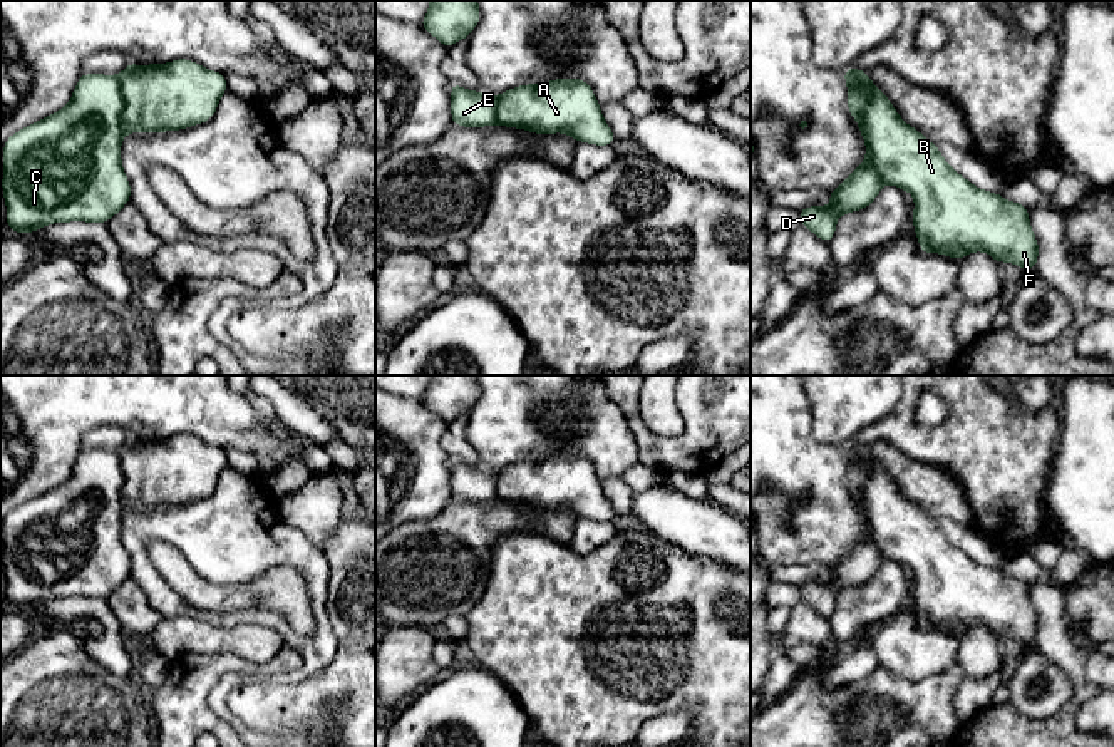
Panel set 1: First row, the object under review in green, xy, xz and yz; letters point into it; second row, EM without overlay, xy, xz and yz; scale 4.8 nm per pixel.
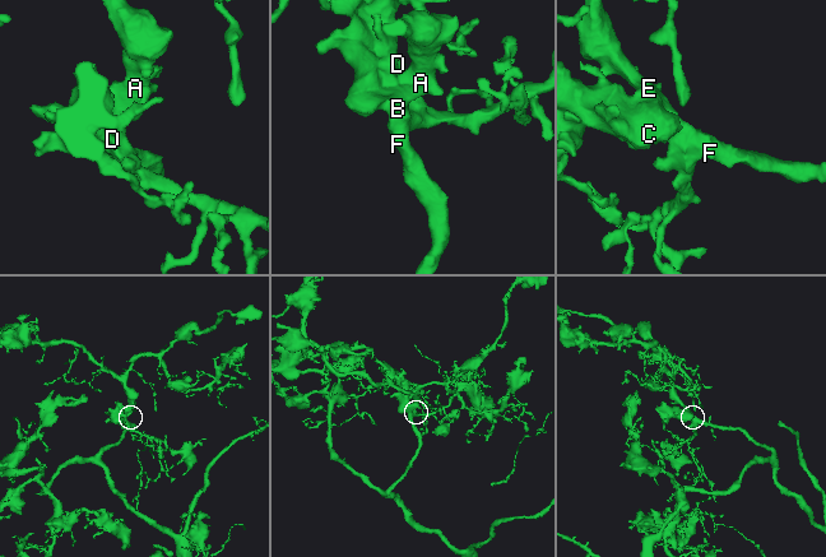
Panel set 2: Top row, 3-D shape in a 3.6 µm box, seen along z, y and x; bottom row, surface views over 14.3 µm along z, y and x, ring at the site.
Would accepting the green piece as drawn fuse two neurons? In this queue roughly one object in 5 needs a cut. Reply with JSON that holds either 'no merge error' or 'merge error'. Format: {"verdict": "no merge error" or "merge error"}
{"verdict": "no merge error"}

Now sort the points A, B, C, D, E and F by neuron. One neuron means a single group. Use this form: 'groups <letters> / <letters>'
groups A B C D E F

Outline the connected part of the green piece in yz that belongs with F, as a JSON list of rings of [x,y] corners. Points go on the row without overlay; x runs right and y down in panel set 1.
[[[849,442],[843,446],[843,452],[848,459],[848,486],[856,494],[866,518],[866,534],[841,561],[828,566],[831,581],[799,585],[801,600],[831,620],[838,593],[868,583],[888,558],[913,569],[911,596],[921,628],[940,628],[962,635],[973,626],[985,626],[998,640],[1010,636],[1022,645],[1035,645],[1039,618],[1030,603],[1029,583],[1003,574],[1000,568],[983,566],[958,549],[943,534],[938,521],[900,492],[890,474],[871,457],[868,447]]]

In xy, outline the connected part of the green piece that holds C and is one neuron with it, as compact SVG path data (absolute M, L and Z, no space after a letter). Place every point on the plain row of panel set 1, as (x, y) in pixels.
M189 434L149 440L129 437L119 451L82 449L65 482L17 506L3 519L7 603L28 610L52 598L106 600L129 578L132 566L122 544L122 513L208 497L226 466L224 449Z

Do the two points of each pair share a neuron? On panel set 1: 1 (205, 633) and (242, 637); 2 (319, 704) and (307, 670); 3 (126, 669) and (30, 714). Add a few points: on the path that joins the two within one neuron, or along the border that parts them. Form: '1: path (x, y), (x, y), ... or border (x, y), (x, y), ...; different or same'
1: path (213, 637), (233, 637); same
2: border (337, 650), (322, 670), (302, 680), (273, 680); different
3: border (84, 649), (119, 677), (133, 677); different

